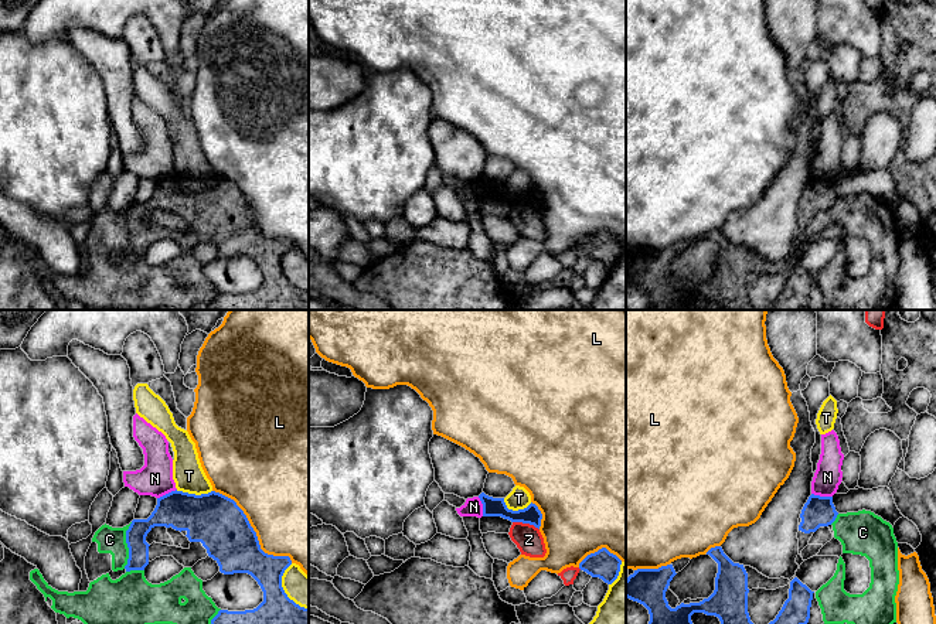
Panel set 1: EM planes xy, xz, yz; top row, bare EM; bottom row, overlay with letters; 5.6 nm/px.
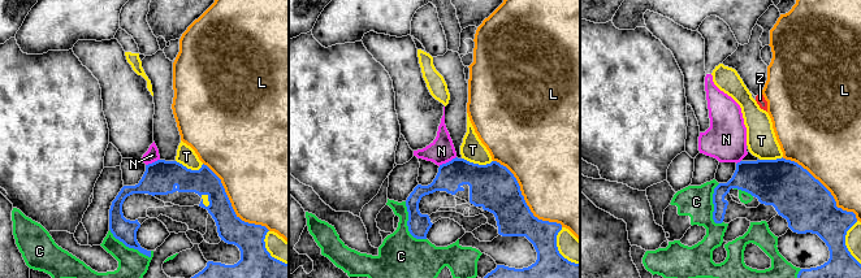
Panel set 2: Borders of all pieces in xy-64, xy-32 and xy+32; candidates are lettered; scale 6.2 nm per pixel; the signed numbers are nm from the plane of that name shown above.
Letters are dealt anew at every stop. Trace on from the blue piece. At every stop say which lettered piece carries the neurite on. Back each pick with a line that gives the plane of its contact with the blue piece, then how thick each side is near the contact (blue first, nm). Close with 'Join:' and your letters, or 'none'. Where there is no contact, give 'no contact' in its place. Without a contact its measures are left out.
Join: none

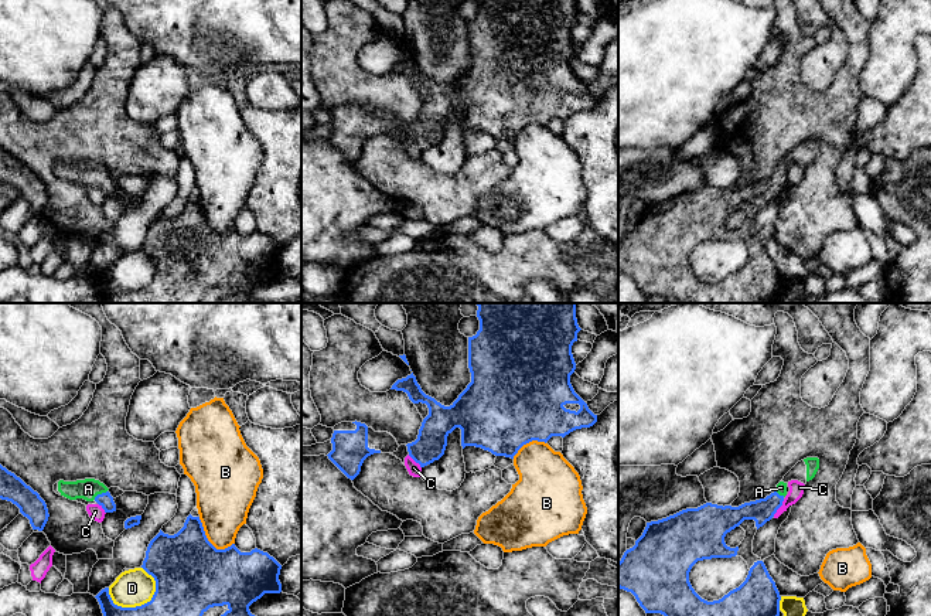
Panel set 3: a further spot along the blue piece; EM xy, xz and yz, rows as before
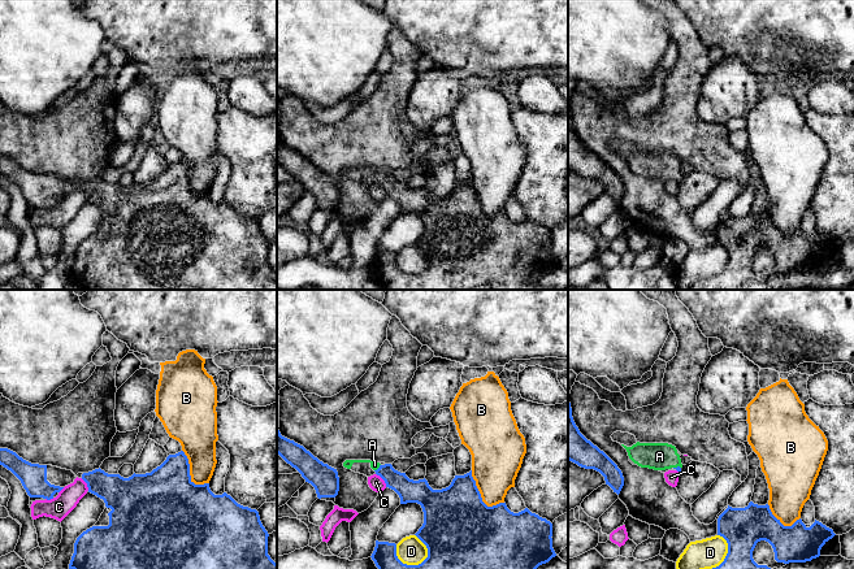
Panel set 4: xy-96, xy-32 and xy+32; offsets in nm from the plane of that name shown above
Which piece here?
A: meets blue in xy; 80 nm thick on the blue side, 120 nm on the other
Join: A

